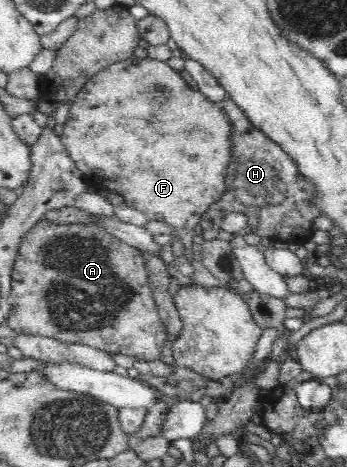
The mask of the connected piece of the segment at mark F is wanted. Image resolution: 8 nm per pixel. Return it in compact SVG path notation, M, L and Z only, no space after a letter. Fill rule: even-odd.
M132 56L123 61L116 61L103 68L100 72L97 72L86 84L83 84L80 92L75 96L74 101L72 101L68 119L63 124L61 139L66 147L66 152L80 169L80 174L84 175L89 187L95 188L95 190L103 188L104 190L115 191L117 195L122 196L124 204L148 215L148 220L161 220L166 222L166 224L172 225L174 230L177 231L177 236L181 239L182 245L189 252L193 250L192 237L195 235L194 226L199 224L202 214L210 208L210 205L213 205L226 192L225 178L228 177L227 168L231 161L230 121L224 115L222 109L216 107L216 103L208 100L198 88L194 90L189 87L180 73L174 71L166 61L152 59L148 56L143 59ZM180 118L196 118L200 122L200 130L194 136L184 136L182 138L176 132L176 124L178 124Z

